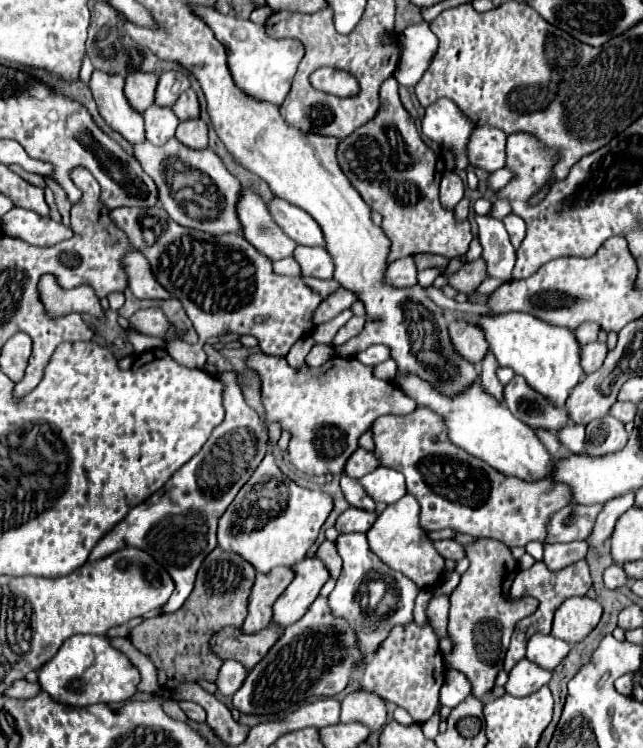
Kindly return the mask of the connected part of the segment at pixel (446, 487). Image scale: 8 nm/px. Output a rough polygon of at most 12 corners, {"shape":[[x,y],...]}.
{"shape":[[429,407],[379,417],[425,531],[525,547],[569,485],[505,477],[453,445]]}

